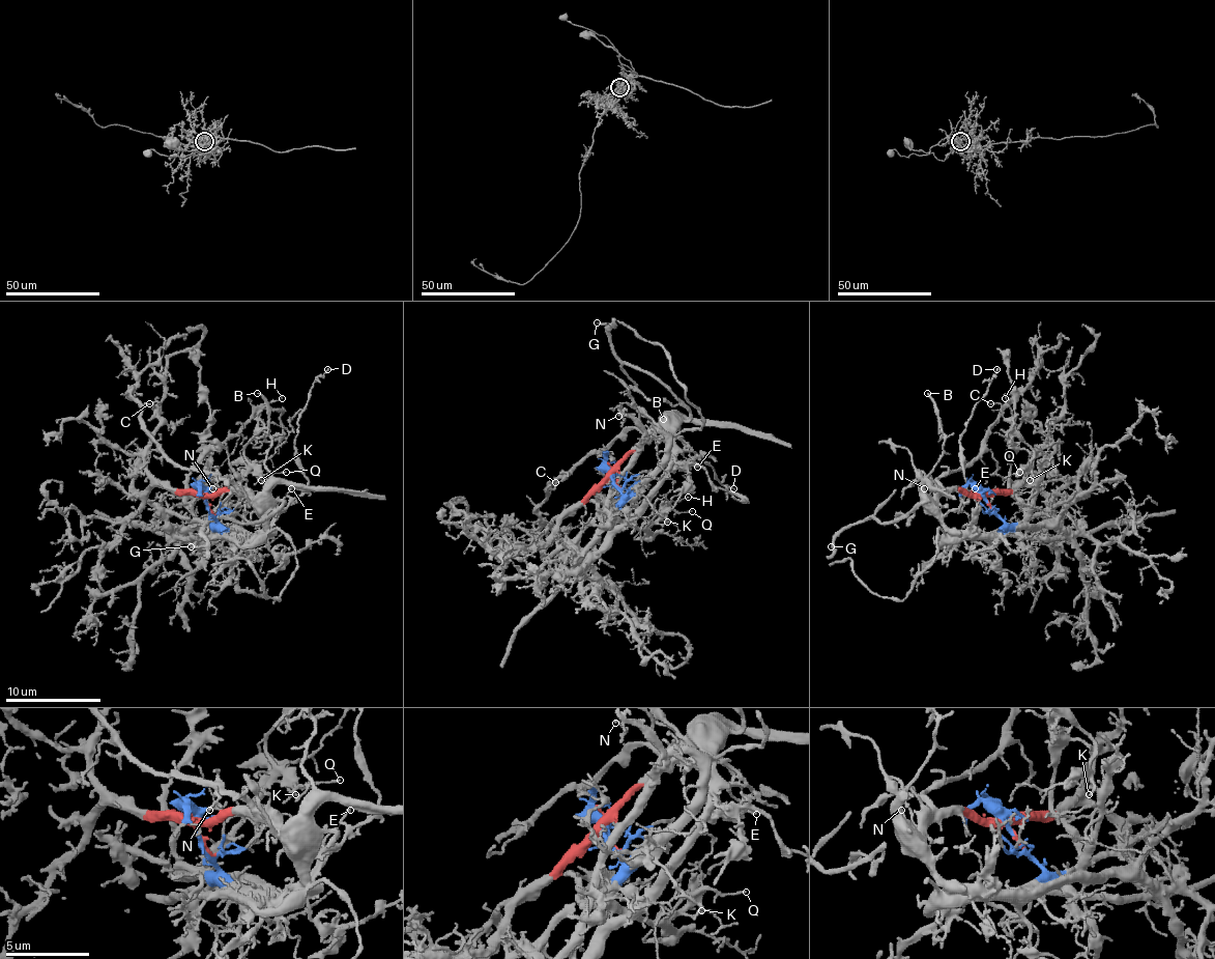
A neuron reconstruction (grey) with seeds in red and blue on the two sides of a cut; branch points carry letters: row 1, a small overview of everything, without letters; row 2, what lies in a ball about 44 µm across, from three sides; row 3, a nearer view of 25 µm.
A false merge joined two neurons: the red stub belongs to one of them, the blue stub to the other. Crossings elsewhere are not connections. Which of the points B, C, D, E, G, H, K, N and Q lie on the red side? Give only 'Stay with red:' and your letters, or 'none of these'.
Stay with red: B, C, D, E, G, N

